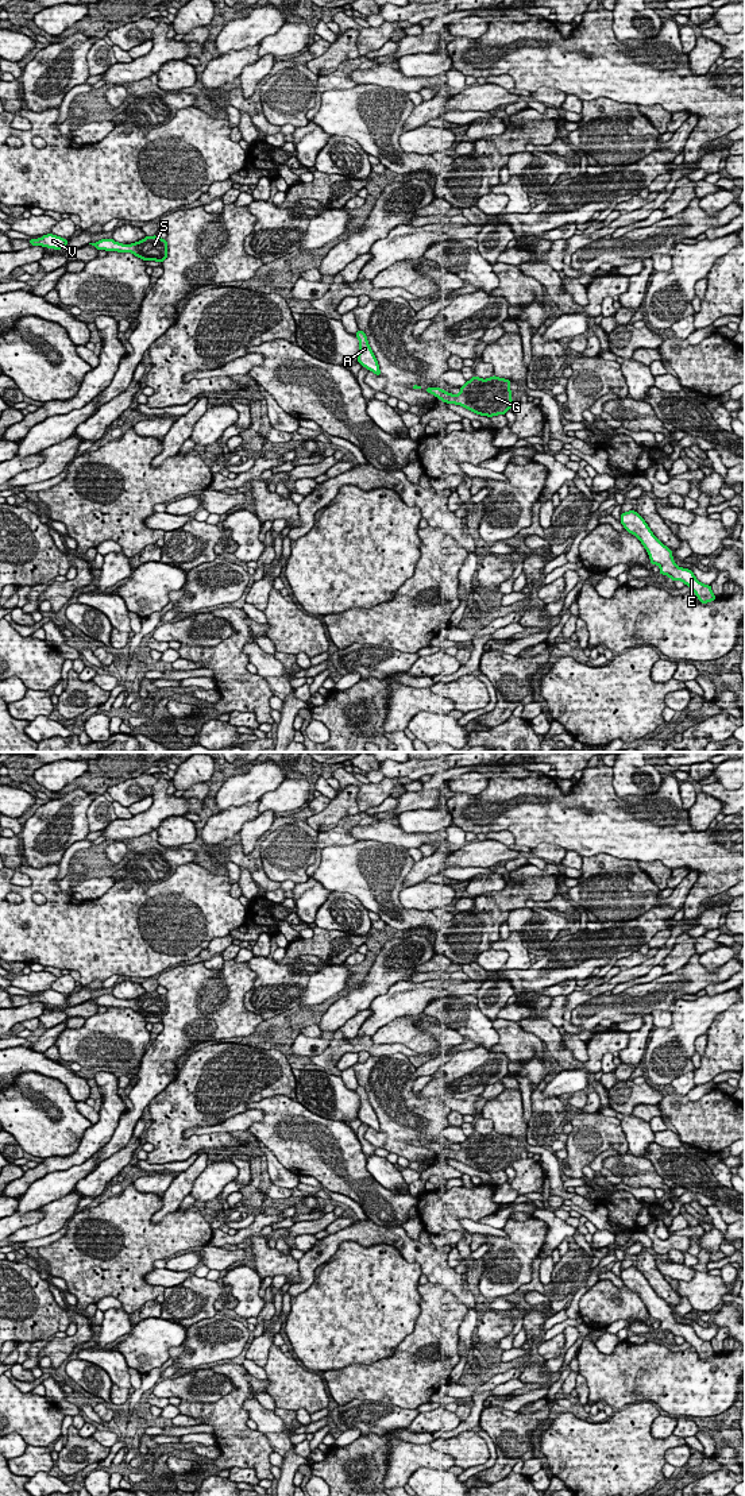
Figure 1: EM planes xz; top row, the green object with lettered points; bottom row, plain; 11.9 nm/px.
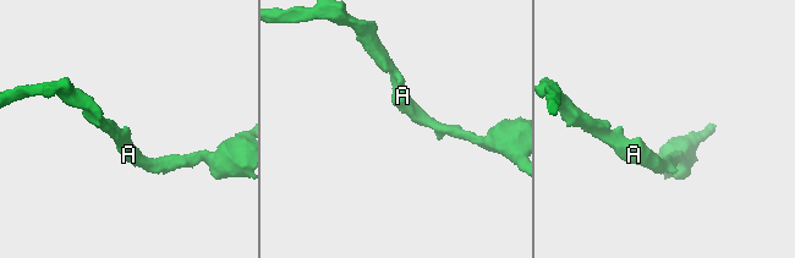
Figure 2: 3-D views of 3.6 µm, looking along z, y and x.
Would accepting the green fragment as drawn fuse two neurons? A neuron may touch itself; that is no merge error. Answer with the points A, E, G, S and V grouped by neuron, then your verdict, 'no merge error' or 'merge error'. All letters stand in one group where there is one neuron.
groups A E G S V; no merge error

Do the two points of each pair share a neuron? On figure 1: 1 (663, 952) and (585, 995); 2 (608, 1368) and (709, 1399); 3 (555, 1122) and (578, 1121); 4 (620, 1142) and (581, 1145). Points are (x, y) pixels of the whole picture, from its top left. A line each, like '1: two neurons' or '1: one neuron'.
1: one neuron
2: one neuron
3: two neurons
4: one neuron

